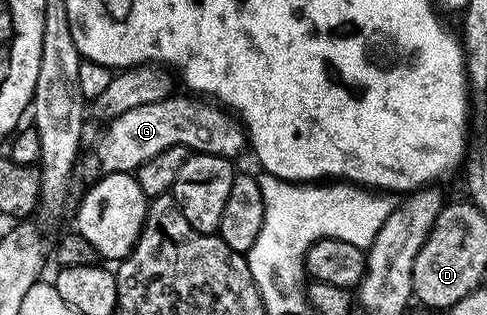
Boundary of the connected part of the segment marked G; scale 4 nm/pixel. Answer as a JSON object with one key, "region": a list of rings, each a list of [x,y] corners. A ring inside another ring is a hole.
{"region":[[[173,94],[167,96],[165,100],[150,102],[146,106],[134,106],[134,110],[126,110],[118,118],[107,121],[104,132],[104,141],[96,148],[96,160],[100,163],[100,172],[107,174],[109,172],[131,172],[135,173],[154,154],[162,154],[170,146],[182,146],[191,150],[193,153],[205,152],[215,156],[226,156],[236,158],[243,148],[246,148],[246,129],[239,119],[234,118],[231,111],[225,110],[221,105],[215,102],[209,102],[204,98],[197,98],[192,94]]]}

